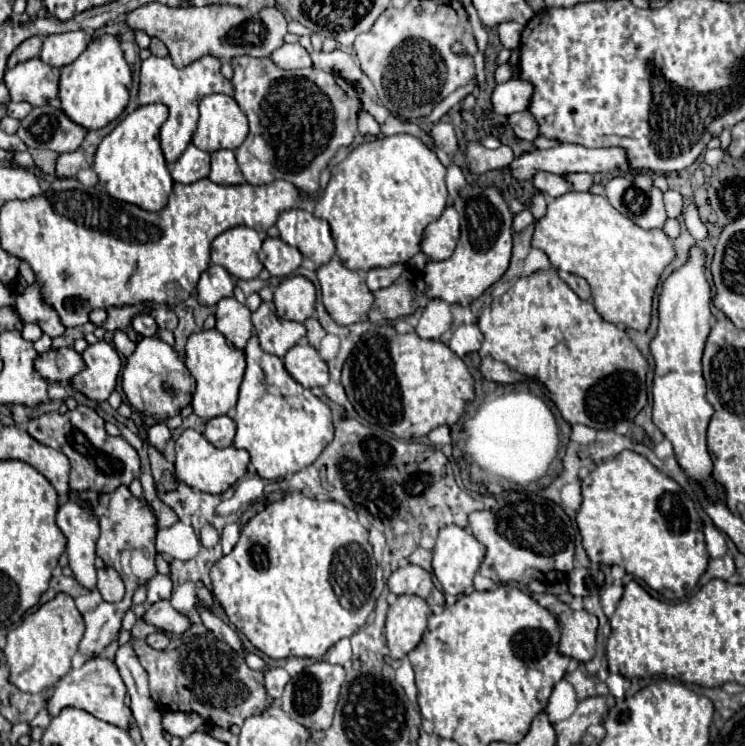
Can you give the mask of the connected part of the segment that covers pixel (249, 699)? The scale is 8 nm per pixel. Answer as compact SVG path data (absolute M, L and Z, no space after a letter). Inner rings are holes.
M210 633L172 651L156 651L144 639L132 641L132 649L148 673L150 697L164 711L194 711L204 721L230 729L232 725L240 727L250 715L260 715L270 703L264 691L264 675L252 671L244 657Z

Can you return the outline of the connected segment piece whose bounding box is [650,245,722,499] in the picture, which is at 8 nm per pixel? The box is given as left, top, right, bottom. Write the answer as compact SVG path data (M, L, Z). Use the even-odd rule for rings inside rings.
M694 245L690 249L688 261L678 267L664 283L658 299L658 331L650 341L650 351L654 355L654 385L652 385L652 417L654 425L664 433L674 445L680 467L686 475L704 485L710 499L722 495L722 489L710 483L712 459L706 449L706 427L714 413L712 405L706 401L706 383L702 377L702 349L710 333L710 303L712 289L706 279L706 255L704 249Z

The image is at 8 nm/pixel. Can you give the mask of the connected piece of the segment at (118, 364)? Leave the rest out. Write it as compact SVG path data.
M98 341L86 347L82 359L86 367L72 377L72 387L90 401L106 401L114 391L118 373L122 369L122 361L116 349L106 341Z

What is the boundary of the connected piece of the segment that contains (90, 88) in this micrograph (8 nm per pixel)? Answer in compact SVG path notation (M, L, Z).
M112 35L92 39L84 53L60 71L60 101L62 111L80 127L94 131L106 127L122 115L128 105L128 89L132 85L132 71L124 61L120 43Z

